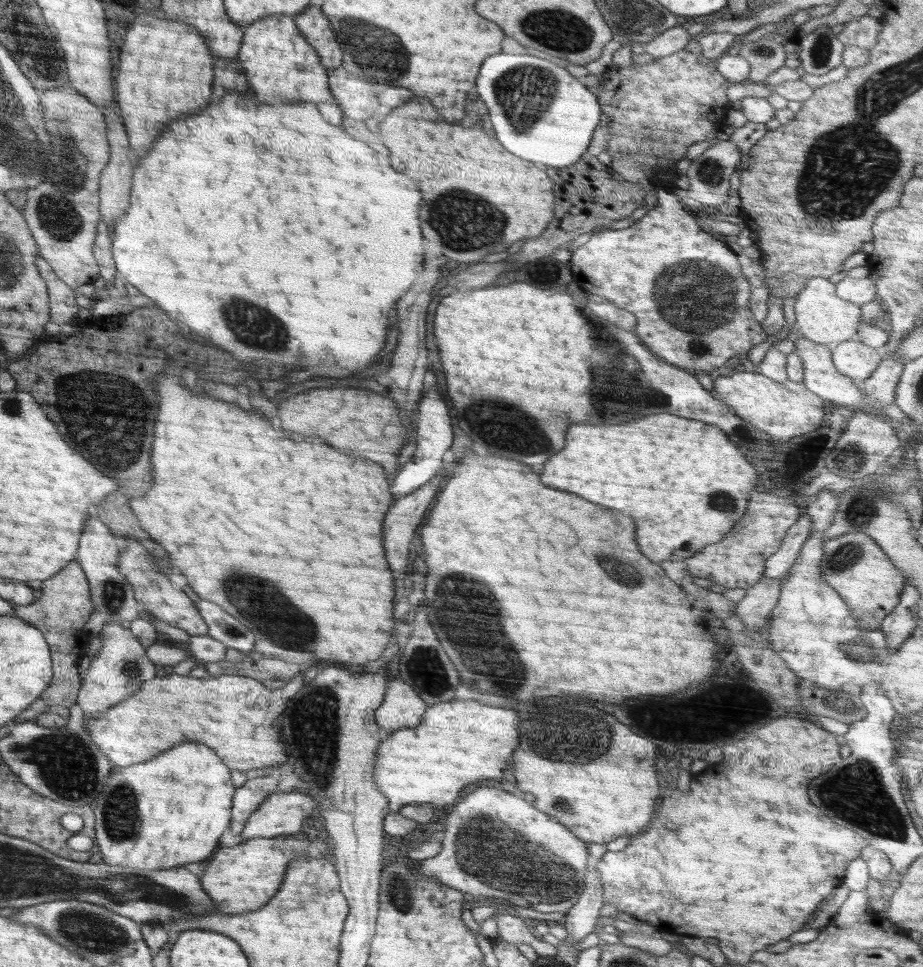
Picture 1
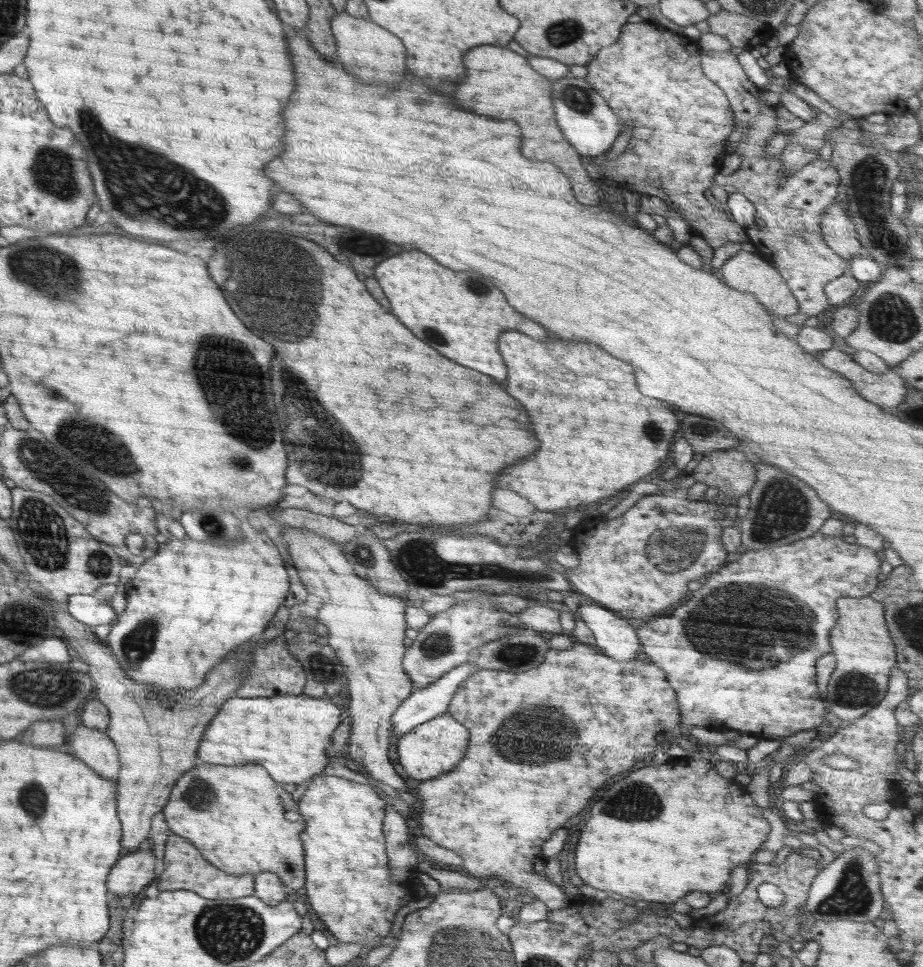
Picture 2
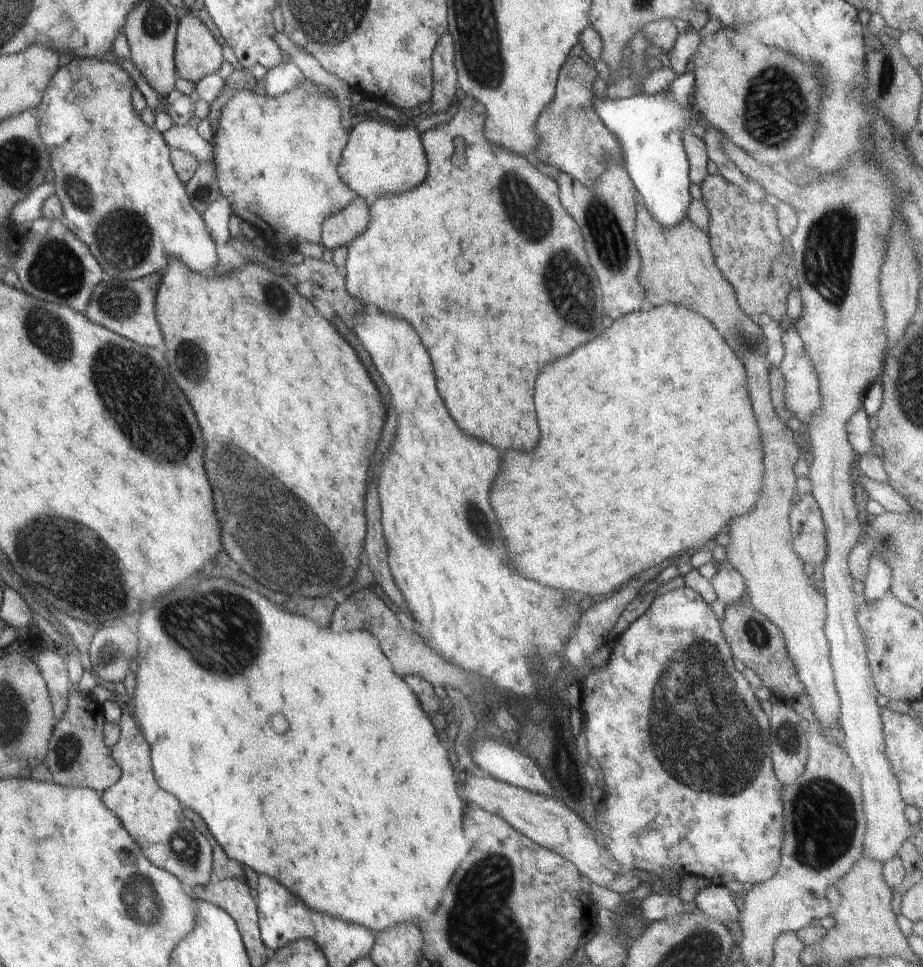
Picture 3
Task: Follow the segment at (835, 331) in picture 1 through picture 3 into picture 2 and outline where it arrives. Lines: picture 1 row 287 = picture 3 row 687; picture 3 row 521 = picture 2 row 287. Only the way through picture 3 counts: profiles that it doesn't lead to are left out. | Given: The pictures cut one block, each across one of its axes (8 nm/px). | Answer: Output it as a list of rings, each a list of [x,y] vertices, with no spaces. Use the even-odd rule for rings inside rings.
[[[746,247],[733,258],[724,262],[719,269],[723,282],[731,288],[736,288],[744,293],[752,293],[758,302],[764,306],[774,317],[787,317],[796,314],[799,304],[785,282],[785,278],[777,272],[772,263],[758,255],[753,247]]]

